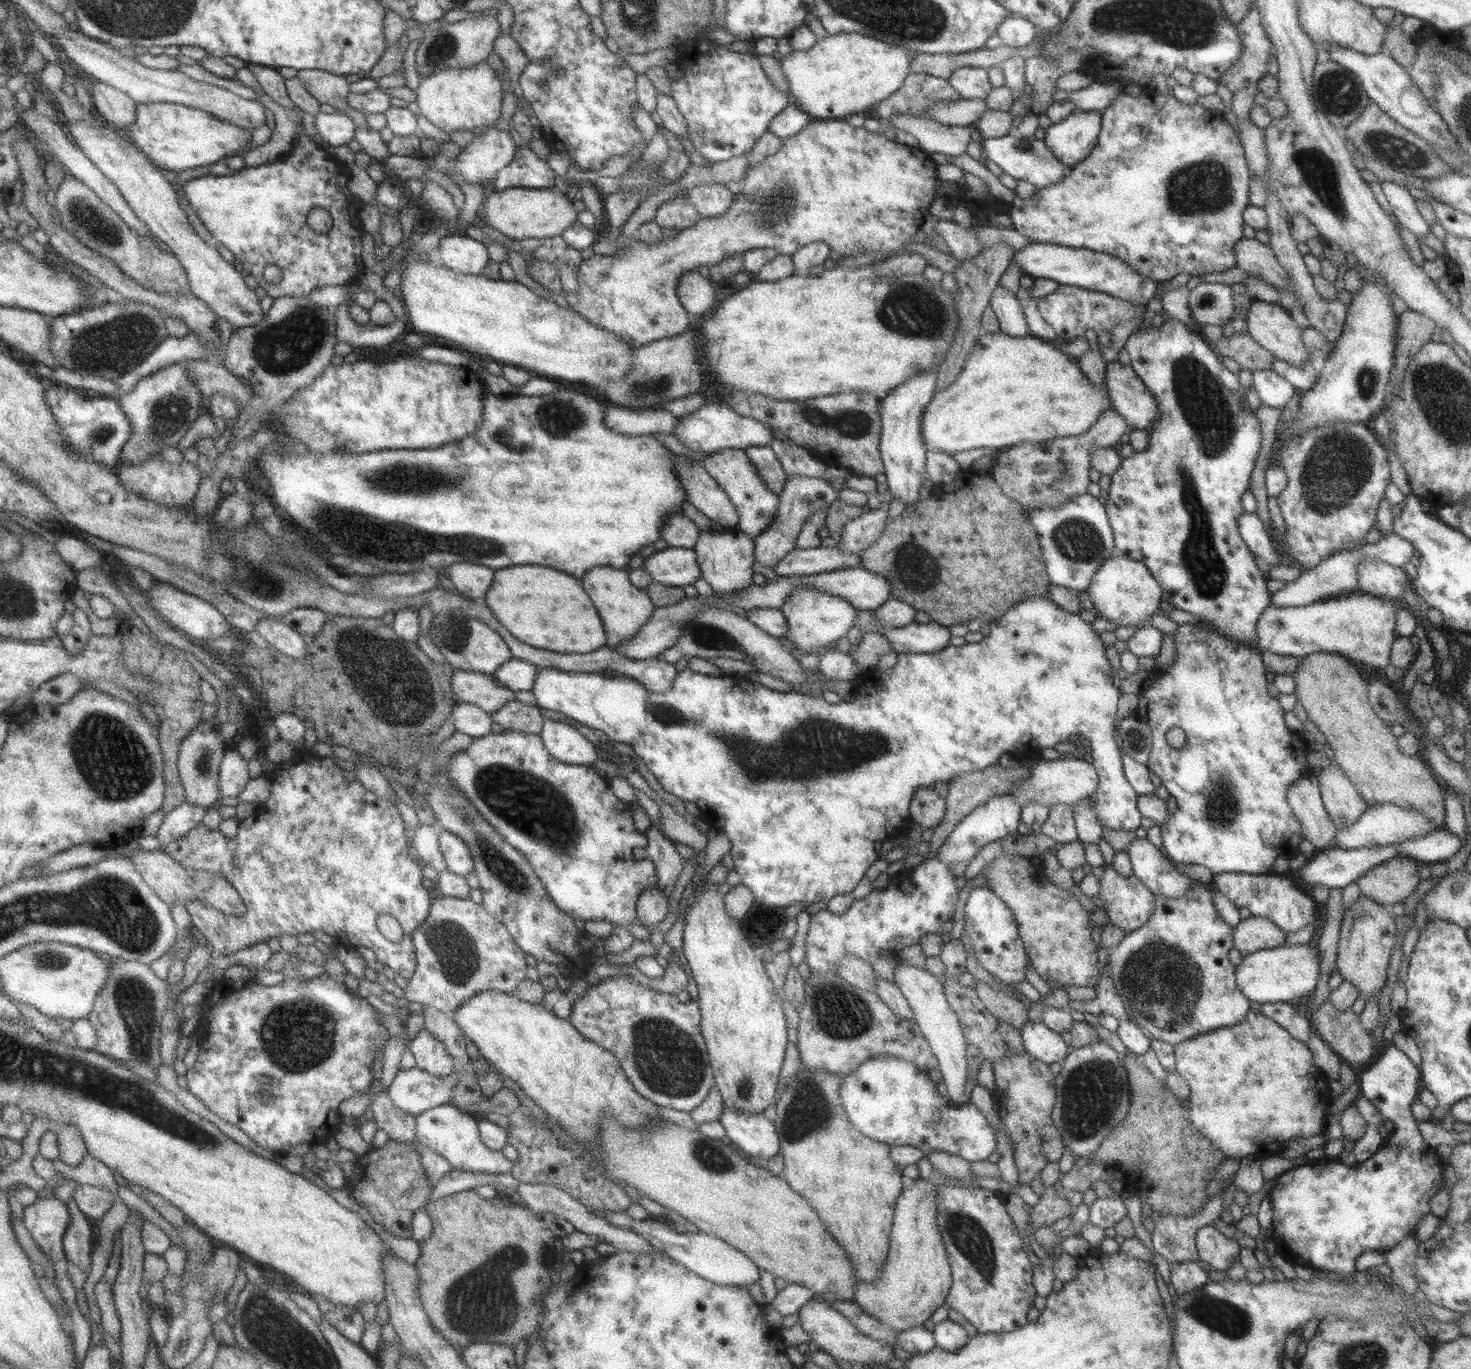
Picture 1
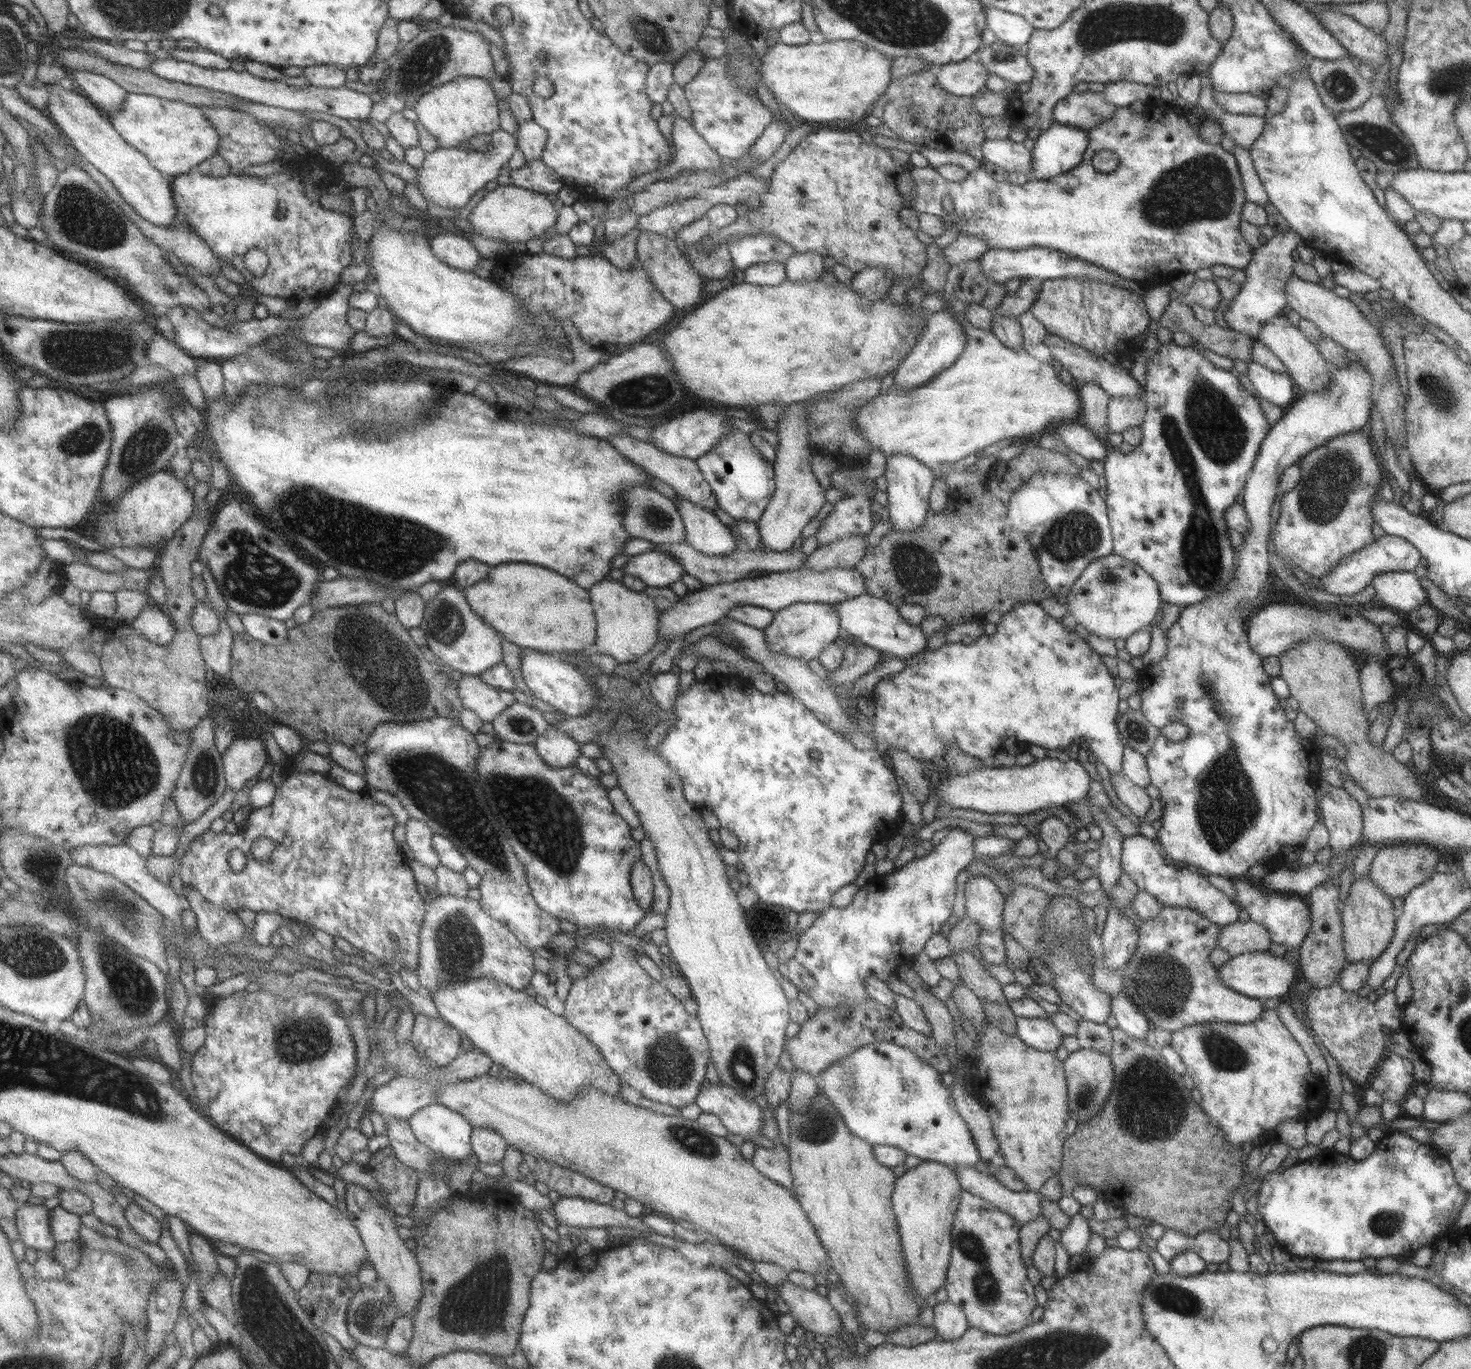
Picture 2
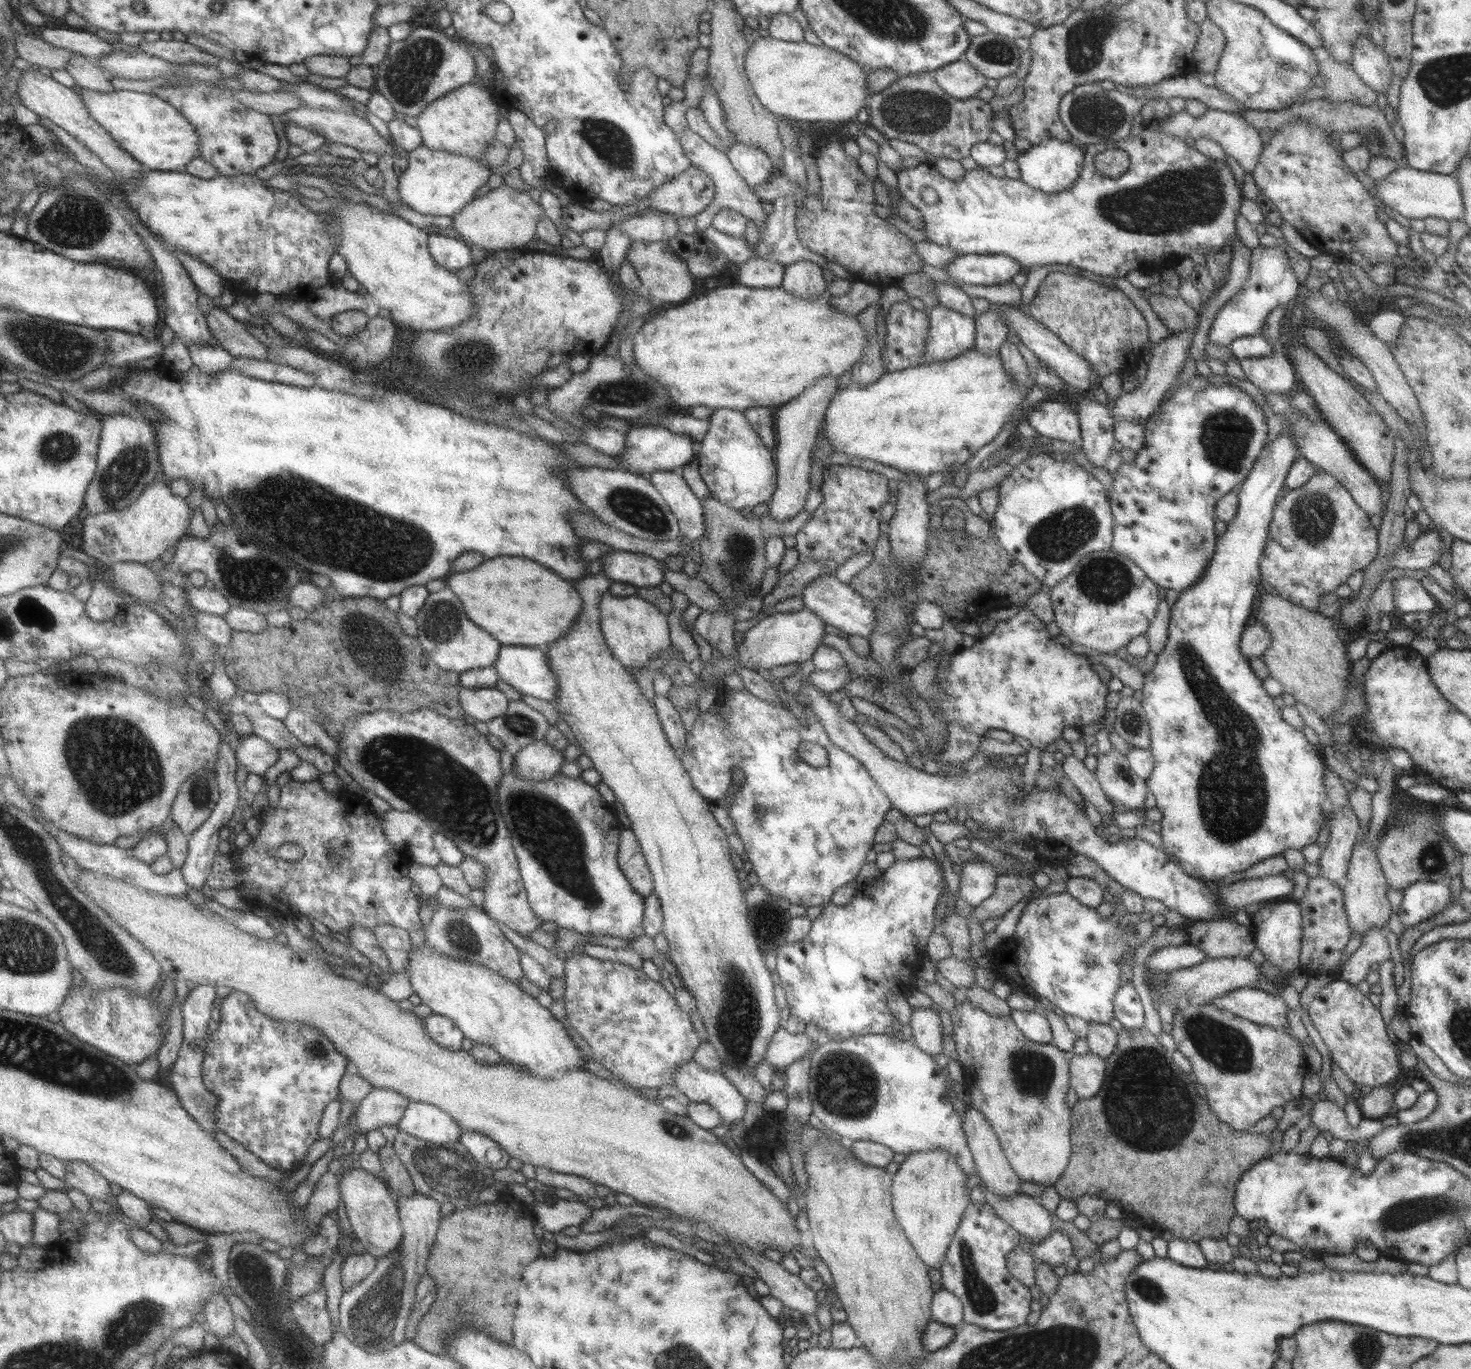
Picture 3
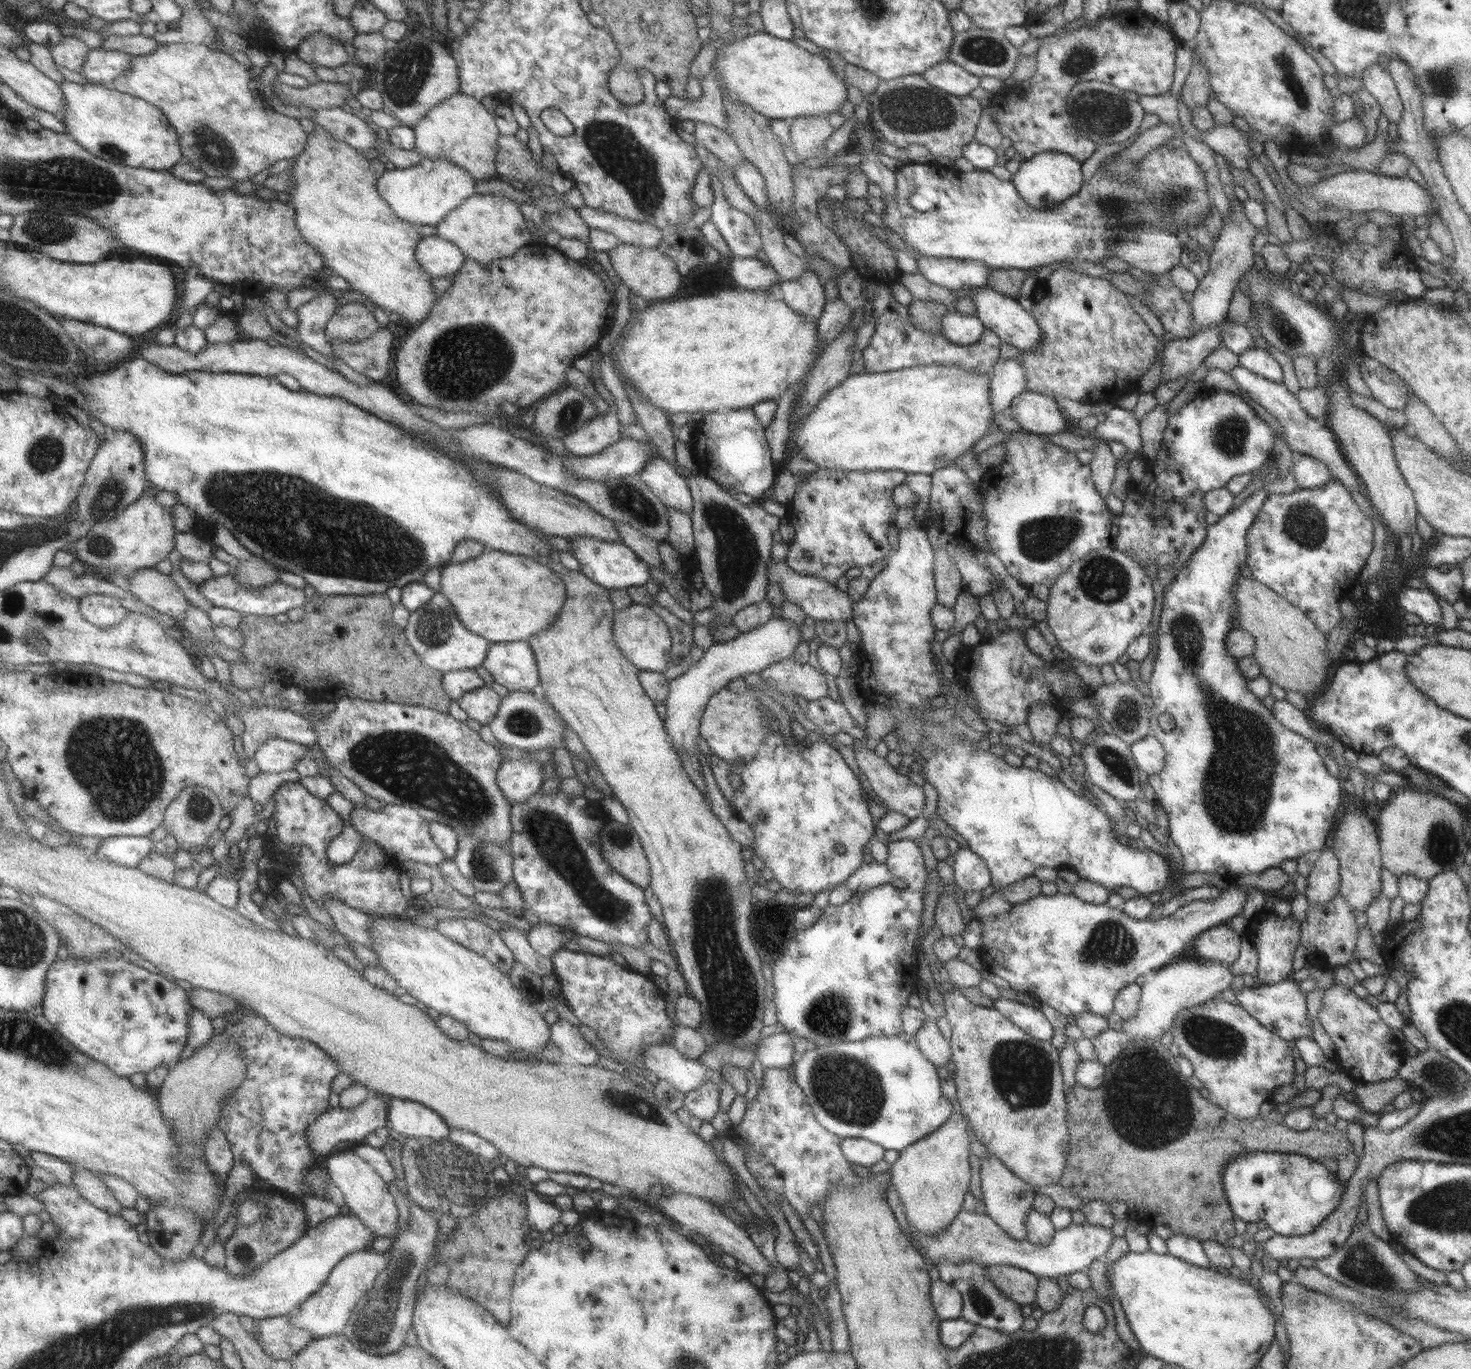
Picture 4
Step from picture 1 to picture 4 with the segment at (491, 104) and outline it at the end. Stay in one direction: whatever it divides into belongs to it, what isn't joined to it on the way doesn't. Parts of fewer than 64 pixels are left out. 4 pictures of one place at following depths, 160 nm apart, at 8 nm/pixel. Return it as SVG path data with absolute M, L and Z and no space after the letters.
M461 92L451 96L449 100L429 111L429 115L414 127L416 133L416 151L422 157L437 160L447 160L463 167L474 176L475 182L497 178L497 140L500 139L500 129L497 128L496 115L489 112L483 102Z

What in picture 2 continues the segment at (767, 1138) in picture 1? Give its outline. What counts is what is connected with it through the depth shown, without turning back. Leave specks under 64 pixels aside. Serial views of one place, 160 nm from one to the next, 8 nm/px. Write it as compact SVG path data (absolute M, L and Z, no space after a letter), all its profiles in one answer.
M703 1082L694 1103L702 1112L717 1117L729 1134L739 1135L745 1142L747 1137L761 1134L763 1116L757 1103L743 1098L739 1092L721 1082Z

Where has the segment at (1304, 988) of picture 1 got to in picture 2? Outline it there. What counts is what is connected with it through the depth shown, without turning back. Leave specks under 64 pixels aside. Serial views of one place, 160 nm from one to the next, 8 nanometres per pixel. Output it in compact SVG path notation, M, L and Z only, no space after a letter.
M1268 951L1264 952L1244 952L1243 954L1229 957L1227 962L1216 967L1218 979L1227 988L1240 992L1251 998L1275 998L1281 999L1287 995L1289 986L1297 980L1297 971L1295 972L1296 963L1289 963L1283 956L1269 955Z

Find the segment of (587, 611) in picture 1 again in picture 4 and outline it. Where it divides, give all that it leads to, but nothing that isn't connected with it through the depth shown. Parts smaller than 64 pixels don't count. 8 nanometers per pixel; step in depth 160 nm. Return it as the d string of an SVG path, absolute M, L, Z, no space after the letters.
M495 549L467 562L451 562L441 570L441 593L451 601L464 625L491 643L527 642L531 634L557 620L566 598L557 573L533 557Z

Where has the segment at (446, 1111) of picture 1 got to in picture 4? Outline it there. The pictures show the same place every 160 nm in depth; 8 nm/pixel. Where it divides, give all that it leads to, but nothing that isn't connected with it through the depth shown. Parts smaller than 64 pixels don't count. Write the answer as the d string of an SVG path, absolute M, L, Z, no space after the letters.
M389 1097L387 1127L405 1137L448 1139L452 1128L441 1114L421 1102Z

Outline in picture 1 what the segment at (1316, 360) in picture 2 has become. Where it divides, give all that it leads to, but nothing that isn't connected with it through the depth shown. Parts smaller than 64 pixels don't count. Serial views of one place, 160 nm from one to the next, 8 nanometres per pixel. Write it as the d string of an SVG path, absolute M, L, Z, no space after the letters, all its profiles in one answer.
M1251 300L1246 323L1248 335L1268 350L1275 359L1285 361L1293 367L1301 367L1310 359L1311 356L1303 344L1299 326L1278 303Z

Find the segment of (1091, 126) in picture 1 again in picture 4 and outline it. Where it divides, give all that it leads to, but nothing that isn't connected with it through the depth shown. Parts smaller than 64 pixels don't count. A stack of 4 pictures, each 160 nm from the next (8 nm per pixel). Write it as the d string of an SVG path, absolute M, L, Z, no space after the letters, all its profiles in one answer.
M1041 152L1031 159L1021 161L1017 173L1010 178L1022 202L1031 208L1055 208L1060 202L1077 194L1081 180L1081 163L1059 152Z

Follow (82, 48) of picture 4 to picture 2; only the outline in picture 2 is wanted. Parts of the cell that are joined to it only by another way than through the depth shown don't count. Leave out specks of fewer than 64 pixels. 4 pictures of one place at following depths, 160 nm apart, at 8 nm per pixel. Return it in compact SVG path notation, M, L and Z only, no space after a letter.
M81 69L70 71L69 76L78 91L83 92L107 117L123 110L129 92L117 81L101 73Z

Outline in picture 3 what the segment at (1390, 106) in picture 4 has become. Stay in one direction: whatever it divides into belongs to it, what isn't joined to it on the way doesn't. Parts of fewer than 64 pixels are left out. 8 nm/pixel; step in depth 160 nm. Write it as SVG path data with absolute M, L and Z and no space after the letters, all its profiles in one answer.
M1369 35L1352 42L1350 65L1363 84L1376 94L1387 94L1387 89L1391 84L1392 70L1384 50L1375 46Z

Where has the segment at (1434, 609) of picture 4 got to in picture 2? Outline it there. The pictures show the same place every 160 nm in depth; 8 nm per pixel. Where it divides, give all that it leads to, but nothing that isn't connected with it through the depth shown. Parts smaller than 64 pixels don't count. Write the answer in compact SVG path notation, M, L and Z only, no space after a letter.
M1389 571L1375 574L1371 587L1381 602L1402 615L1429 601L1413 571Z

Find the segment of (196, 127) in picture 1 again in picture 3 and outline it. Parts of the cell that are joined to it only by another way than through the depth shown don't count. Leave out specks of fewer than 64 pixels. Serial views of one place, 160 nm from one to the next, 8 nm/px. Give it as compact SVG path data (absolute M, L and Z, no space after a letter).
M77 87L93 119L111 133L121 148L150 171L177 172L199 157L199 135L179 109L152 93L117 90L97 92Z

